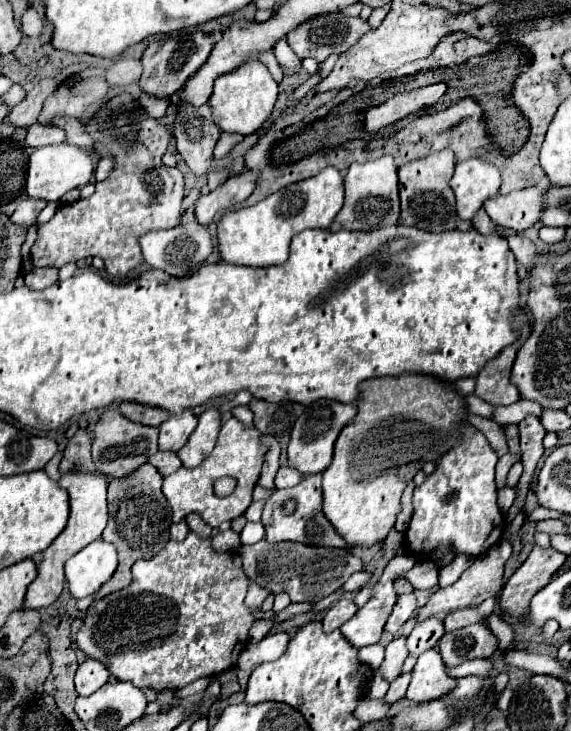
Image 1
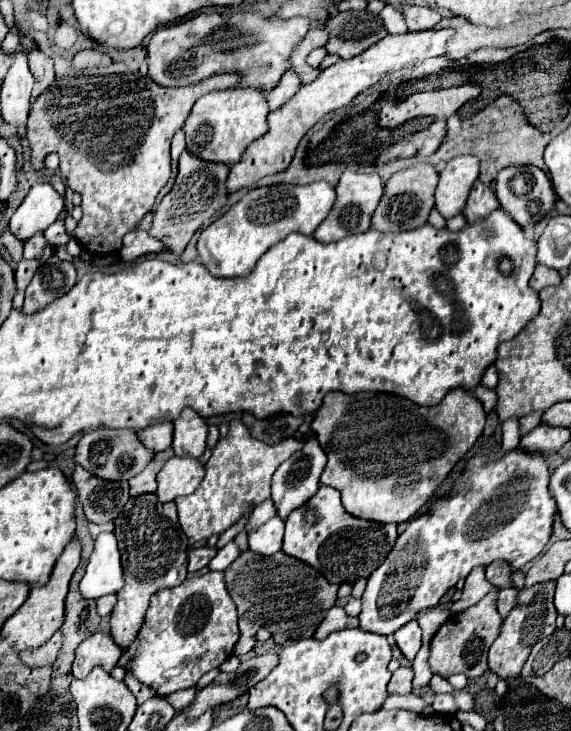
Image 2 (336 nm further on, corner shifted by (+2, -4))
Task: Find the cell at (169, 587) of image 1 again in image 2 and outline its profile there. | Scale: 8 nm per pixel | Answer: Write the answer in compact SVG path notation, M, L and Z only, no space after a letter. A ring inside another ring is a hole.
M207 572L187 578L177 588L153 594L139 638L141 648L129 664L139 682L153 688L159 696L193 688L203 674L219 668L231 656L239 640L237 608L227 594L223 574Z

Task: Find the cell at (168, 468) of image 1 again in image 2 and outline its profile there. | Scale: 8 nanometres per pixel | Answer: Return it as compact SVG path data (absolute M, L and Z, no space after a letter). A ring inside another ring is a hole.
M167 448L163 452L157 452L155 458L147 464L147 468L143 472L139 472L137 476L133 476L129 480L129 486L131 486L131 496L141 496L141 494L151 494L157 490L157 472L163 468L163 464L173 458L173 448Z

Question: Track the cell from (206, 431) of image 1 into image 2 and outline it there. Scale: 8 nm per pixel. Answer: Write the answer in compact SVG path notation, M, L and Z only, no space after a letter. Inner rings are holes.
M173 456L157 474L157 498L159 502L171 502L177 496L191 494L203 480L205 468L195 458Z

